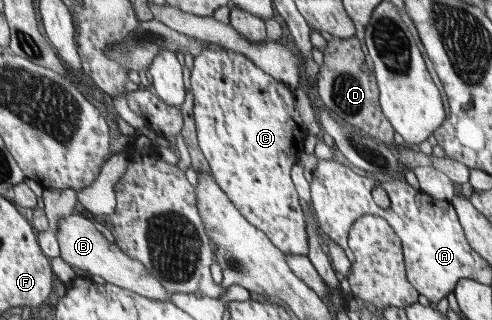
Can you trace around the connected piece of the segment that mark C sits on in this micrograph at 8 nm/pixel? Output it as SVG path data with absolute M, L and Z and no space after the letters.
M216 45L204 48L195 57L190 81L195 95L199 146L211 165L211 172L218 185L230 196L250 223L269 235L276 247L285 253L307 256L307 215L292 177L292 168L298 163L298 157L303 152L300 139L304 139L308 129L301 123L302 113L298 109L294 88L264 72L257 67L254 60L245 55Z

